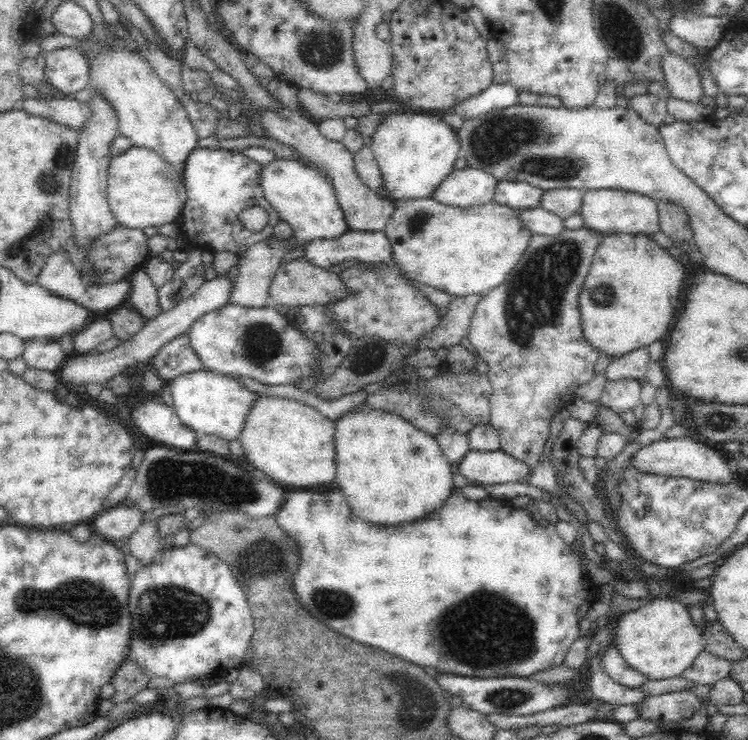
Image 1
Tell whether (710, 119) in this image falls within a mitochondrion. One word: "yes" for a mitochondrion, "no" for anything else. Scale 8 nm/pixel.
no

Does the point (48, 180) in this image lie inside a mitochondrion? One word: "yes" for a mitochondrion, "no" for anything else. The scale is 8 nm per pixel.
yes

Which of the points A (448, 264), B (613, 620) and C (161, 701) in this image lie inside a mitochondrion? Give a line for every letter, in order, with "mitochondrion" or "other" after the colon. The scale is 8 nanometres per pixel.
A: other
B: other
C: other

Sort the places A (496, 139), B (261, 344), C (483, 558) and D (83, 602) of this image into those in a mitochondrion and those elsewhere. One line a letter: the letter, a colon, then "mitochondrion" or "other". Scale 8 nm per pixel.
A: mitochondrion
B: mitochondrion
C: other
D: mitochondrion

